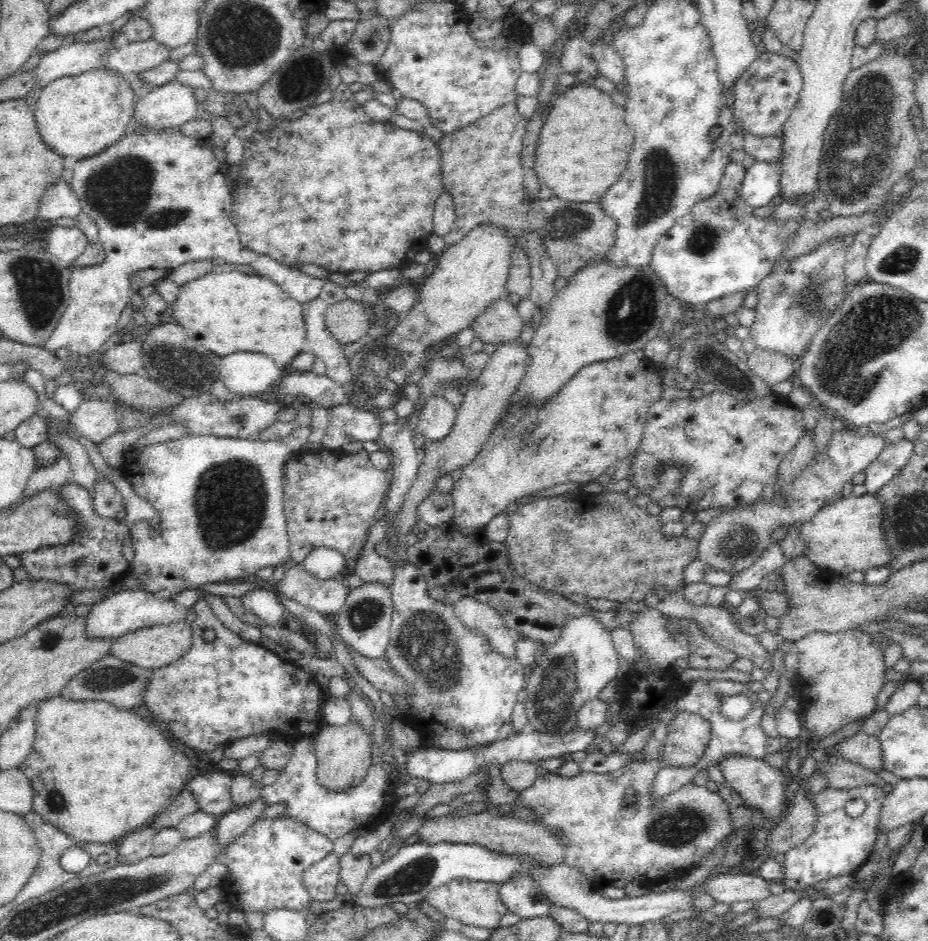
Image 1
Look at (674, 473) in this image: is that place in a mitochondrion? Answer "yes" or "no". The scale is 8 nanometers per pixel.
yes

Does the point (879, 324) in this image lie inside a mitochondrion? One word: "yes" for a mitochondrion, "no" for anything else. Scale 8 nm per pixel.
yes

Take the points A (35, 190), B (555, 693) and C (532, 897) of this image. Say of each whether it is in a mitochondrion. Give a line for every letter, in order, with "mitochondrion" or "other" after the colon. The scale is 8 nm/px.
A: other
B: mitochondrion
C: mitochondrion

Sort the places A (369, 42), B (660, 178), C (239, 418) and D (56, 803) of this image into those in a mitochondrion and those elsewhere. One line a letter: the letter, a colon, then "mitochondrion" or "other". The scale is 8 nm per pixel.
A: other
B: mitochondrion
C: mitochondrion
D: mitochondrion

